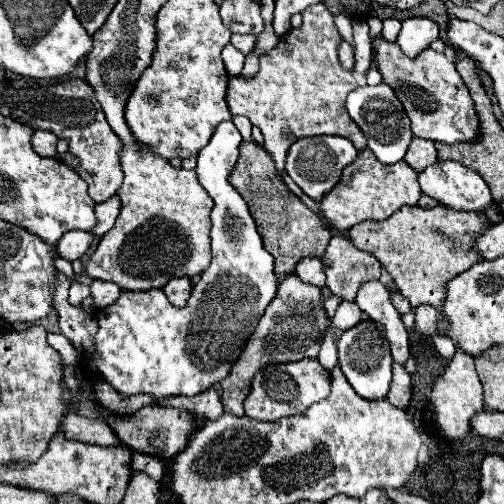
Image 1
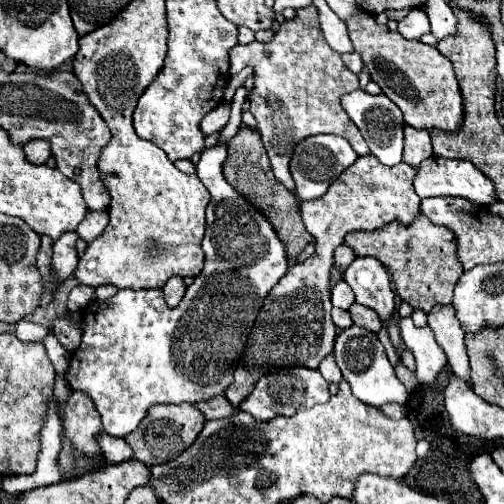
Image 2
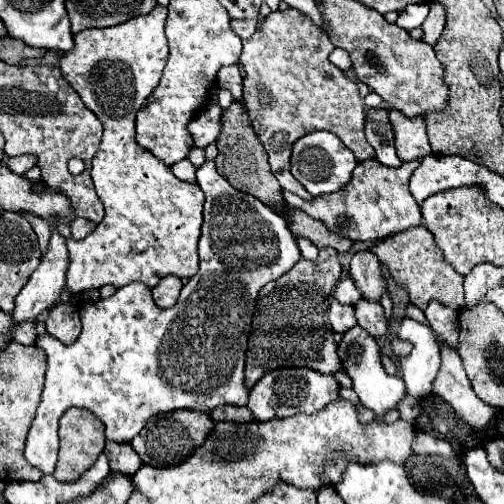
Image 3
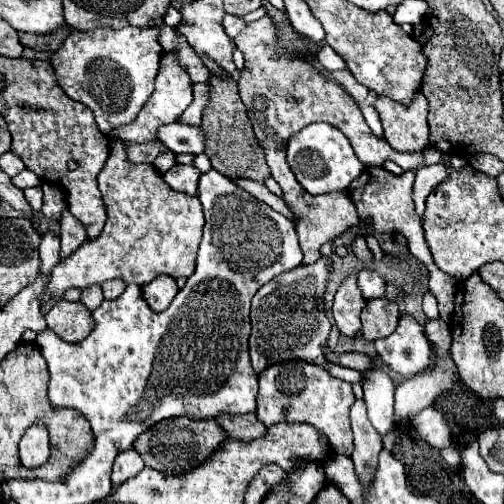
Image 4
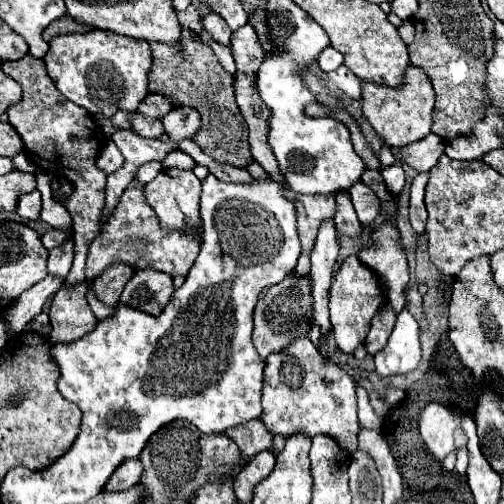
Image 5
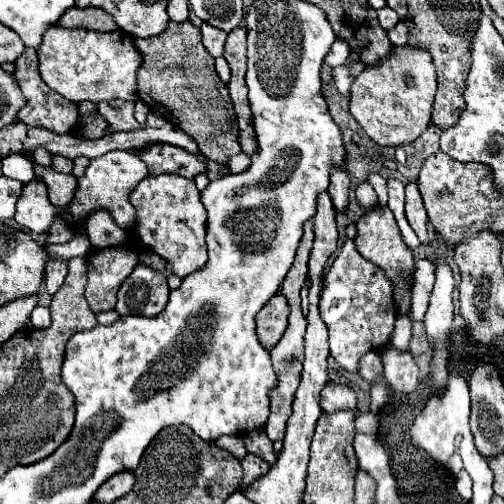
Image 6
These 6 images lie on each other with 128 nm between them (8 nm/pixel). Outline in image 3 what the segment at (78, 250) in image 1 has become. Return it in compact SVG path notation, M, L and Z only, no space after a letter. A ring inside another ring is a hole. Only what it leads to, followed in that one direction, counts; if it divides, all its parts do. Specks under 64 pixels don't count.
M54 230L52 236L50 236L50 244L48 244L46 254L42 254L40 266L34 270L34 274L32 274L30 280L28 280L28 284L26 284L26 286L20 290L20 294L16 296L16 308L14 308L14 312L12 312L12 322L14 322L14 324L34 322L39 336L47 333L44 324L36 322L36 316L38 316L42 310L48 310L48 308L52 308L52 306L58 302L58 296L60 296L62 288L64 288L66 270L68 270L66 240L64 240L64 236L60 236L60 234Z

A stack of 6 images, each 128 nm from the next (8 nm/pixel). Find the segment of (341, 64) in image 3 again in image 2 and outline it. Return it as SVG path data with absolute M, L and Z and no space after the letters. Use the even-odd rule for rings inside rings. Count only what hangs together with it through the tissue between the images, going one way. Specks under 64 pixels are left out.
M350 52L350 54L342 54L342 60L344 60L344 64L346 64L346 68L350 70L350 72L354 72L354 74L358 74L360 70L362 70L362 58L356 54L356 52Z

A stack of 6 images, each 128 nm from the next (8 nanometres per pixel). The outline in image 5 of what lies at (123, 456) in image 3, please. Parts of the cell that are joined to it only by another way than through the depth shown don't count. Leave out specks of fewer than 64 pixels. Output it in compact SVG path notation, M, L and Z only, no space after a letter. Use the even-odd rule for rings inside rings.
M126 460L108 480L108 484L104 486L104 490L108 492L124 492L132 486L138 484L142 476L142 464L140 460Z

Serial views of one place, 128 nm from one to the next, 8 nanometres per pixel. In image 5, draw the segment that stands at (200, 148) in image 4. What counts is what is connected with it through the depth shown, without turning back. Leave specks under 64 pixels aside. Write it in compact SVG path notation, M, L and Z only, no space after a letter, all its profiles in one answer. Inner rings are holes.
M134 112L132 118L134 118L134 132L136 132L136 134L146 136L146 138L156 138L156 136L162 136L162 134L164 134L162 120L144 118L144 116L140 116L138 112Z

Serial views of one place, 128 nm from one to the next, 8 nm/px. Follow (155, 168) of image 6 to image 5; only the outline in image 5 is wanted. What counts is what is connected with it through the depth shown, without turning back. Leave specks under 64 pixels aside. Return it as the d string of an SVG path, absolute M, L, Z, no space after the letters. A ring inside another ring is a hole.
M174 150L170 154L164 156L164 160L160 162L164 170L168 168L178 168L178 170L192 170L196 166L196 162L186 154L186 152L180 152L180 150Z

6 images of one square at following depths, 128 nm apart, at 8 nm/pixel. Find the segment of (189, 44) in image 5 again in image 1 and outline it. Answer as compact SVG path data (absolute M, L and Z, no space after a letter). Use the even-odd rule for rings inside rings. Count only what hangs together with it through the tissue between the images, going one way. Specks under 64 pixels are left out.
M252 142L240 144L240 158L230 172L230 184L236 188L236 192L246 200L252 218L258 224L258 232L262 234L264 248L274 256L274 270L278 280L292 274L296 264L306 256L322 256L326 252L326 246L332 238L330 230L324 226L324 222L314 214L298 196L294 196L288 186L284 184L284 178L274 168L274 160L268 156L268 152Z

